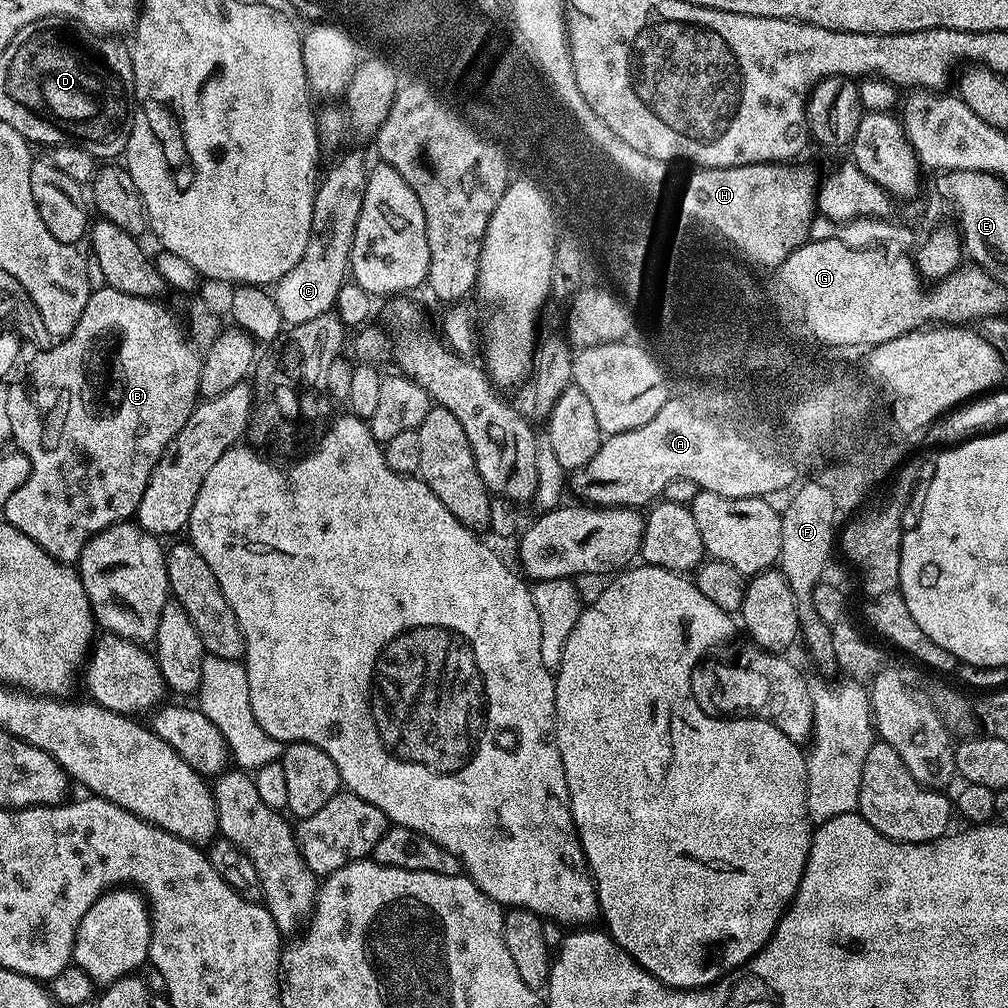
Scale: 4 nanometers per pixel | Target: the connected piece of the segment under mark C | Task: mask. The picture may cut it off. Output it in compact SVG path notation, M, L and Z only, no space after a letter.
M352 152L349 156L338 157L329 166L328 173L325 176L323 173L322 179L317 183L314 214L310 218L310 242L306 242L306 250L302 258L298 258L298 266L294 266L294 270L287 272L274 286L274 299L285 325L319 321L320 316L335 309L339 288L345 284L350 272L348 259L354 242L358 214L362 214L362 198L367 181L366 163L364 164L363 158L358 153Z

